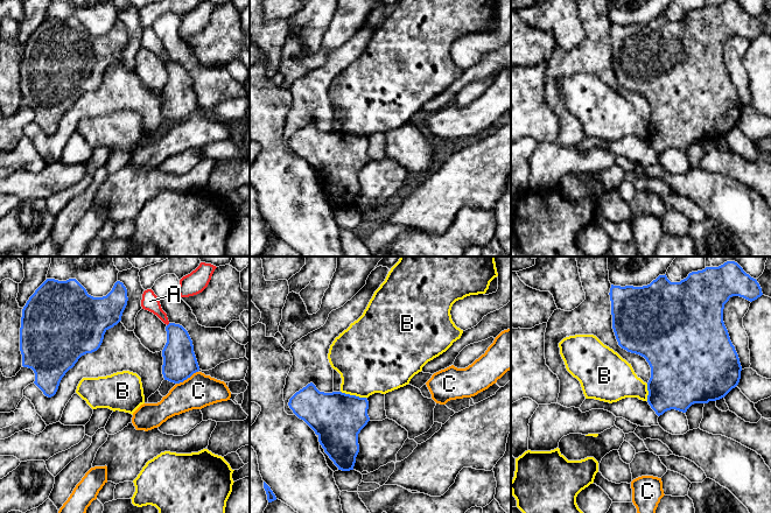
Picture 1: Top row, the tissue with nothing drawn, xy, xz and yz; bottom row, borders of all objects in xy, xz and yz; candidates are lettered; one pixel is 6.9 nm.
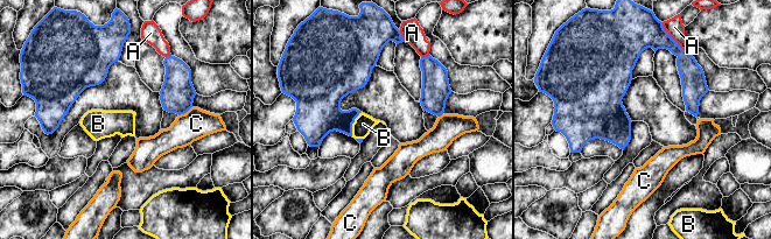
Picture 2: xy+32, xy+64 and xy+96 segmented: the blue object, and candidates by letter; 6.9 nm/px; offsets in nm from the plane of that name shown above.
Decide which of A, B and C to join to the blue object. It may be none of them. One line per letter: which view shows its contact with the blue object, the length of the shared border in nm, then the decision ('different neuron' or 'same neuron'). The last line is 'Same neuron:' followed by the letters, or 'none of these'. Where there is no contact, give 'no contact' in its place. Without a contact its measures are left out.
A: contact in xy; length 30 nm; different neuron
B: contact in xz; length 180 nm; different neuron
C: contact in xy; length 180 nm; different neuron
Same neuron: none of these

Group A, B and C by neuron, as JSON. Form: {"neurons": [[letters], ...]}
{"neurons": [["A"], ["B"], ["C"]]}

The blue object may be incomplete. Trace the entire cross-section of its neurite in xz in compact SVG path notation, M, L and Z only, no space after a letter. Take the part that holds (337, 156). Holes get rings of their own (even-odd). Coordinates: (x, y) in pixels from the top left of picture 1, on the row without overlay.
M310 121L289 138L288 145L315 170L338 209L353 209L359 191L358 173L370 160L366 136L320 131Z

